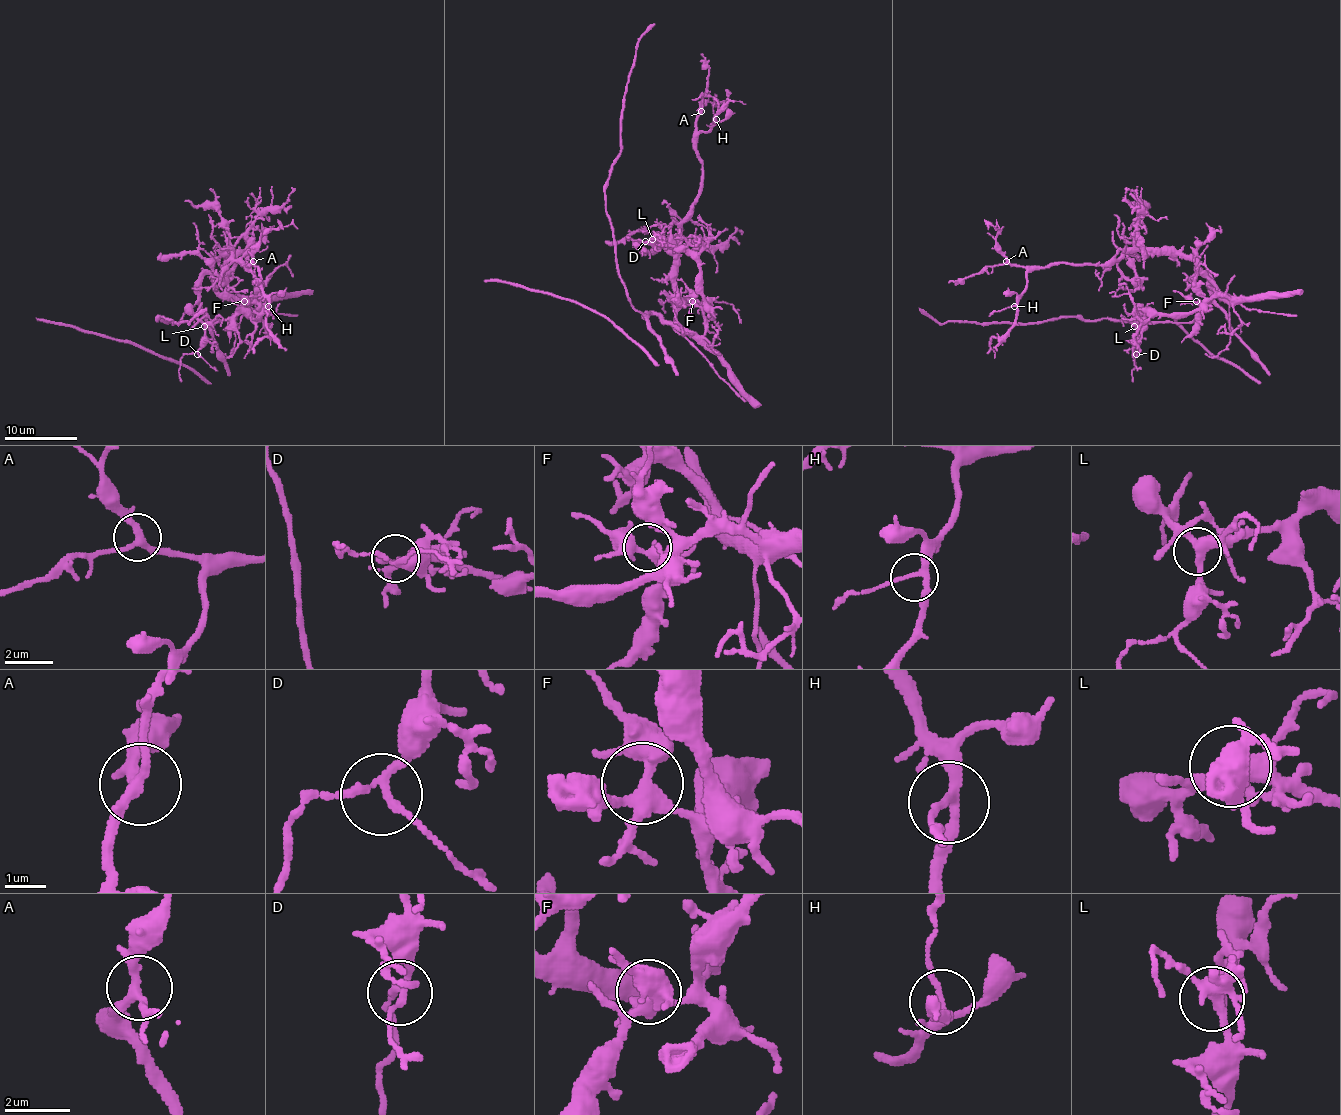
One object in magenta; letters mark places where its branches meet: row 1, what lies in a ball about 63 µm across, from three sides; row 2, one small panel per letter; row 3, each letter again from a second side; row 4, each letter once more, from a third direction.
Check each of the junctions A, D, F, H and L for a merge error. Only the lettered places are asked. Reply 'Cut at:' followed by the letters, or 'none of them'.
Cut at: none of them

